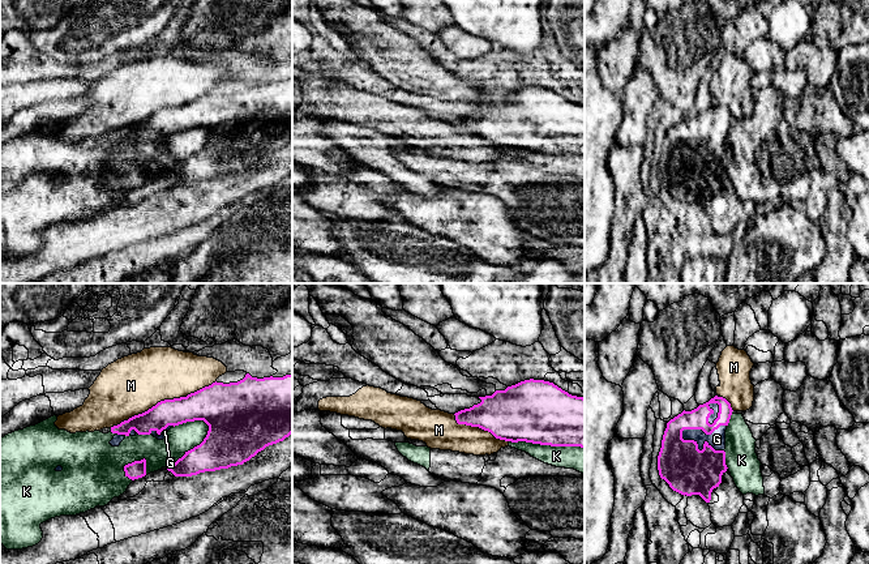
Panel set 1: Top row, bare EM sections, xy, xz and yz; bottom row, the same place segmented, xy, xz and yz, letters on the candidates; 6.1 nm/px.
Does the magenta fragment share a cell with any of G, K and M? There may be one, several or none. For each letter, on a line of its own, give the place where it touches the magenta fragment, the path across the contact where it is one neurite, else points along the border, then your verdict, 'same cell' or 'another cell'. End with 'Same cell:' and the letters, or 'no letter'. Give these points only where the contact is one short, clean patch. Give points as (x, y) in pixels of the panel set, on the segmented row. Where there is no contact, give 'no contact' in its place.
G: meets magenta in yz at (701, 428); same cell
K: meets magenta in xy at (195, 447); another cell
M: meets magenta in xy at (162, 401); another cell
Same cell: G

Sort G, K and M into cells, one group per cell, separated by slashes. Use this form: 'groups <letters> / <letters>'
groups G / K / M

